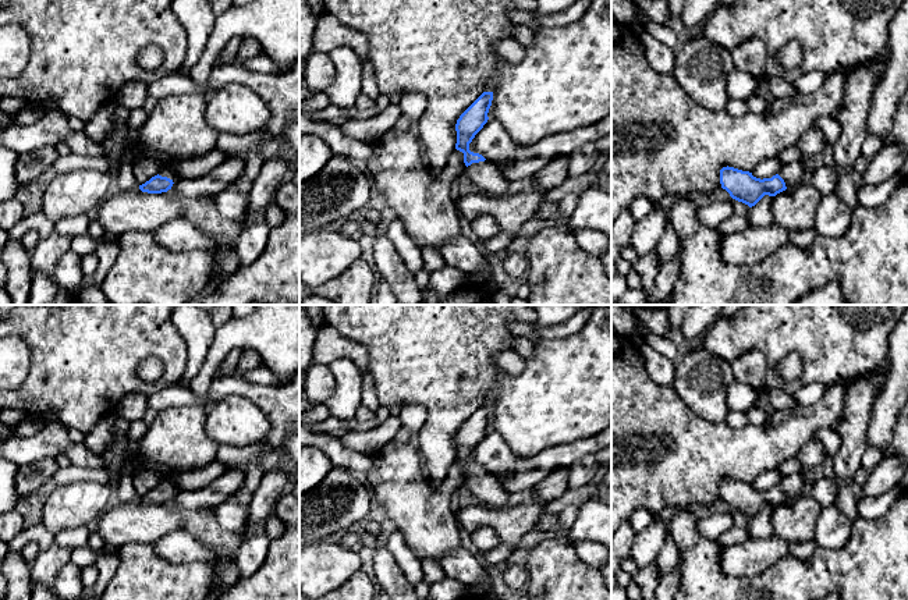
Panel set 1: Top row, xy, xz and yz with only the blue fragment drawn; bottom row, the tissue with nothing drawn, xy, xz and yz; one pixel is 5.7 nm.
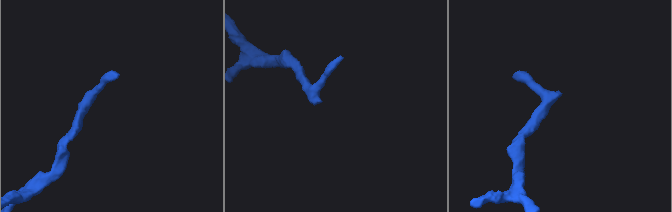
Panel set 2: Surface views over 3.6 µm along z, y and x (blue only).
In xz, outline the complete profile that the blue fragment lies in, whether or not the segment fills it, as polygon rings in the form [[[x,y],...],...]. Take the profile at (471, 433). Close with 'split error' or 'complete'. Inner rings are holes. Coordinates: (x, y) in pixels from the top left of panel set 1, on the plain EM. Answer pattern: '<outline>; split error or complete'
[[[483,404],[457,432],[455,461],[464,465],[465,486],[486,507],[503,510],[510,493],[506,491],[496,476],[487,473],[482,466],[469,462],[469,455],[487,434],[493,404]]]; split error

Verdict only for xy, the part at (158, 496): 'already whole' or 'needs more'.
needs more

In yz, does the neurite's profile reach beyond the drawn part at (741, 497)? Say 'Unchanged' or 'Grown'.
Grown

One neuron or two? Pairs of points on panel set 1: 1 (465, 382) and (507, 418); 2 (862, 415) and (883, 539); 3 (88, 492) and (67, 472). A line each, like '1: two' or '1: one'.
1: two
2: two
3: two

